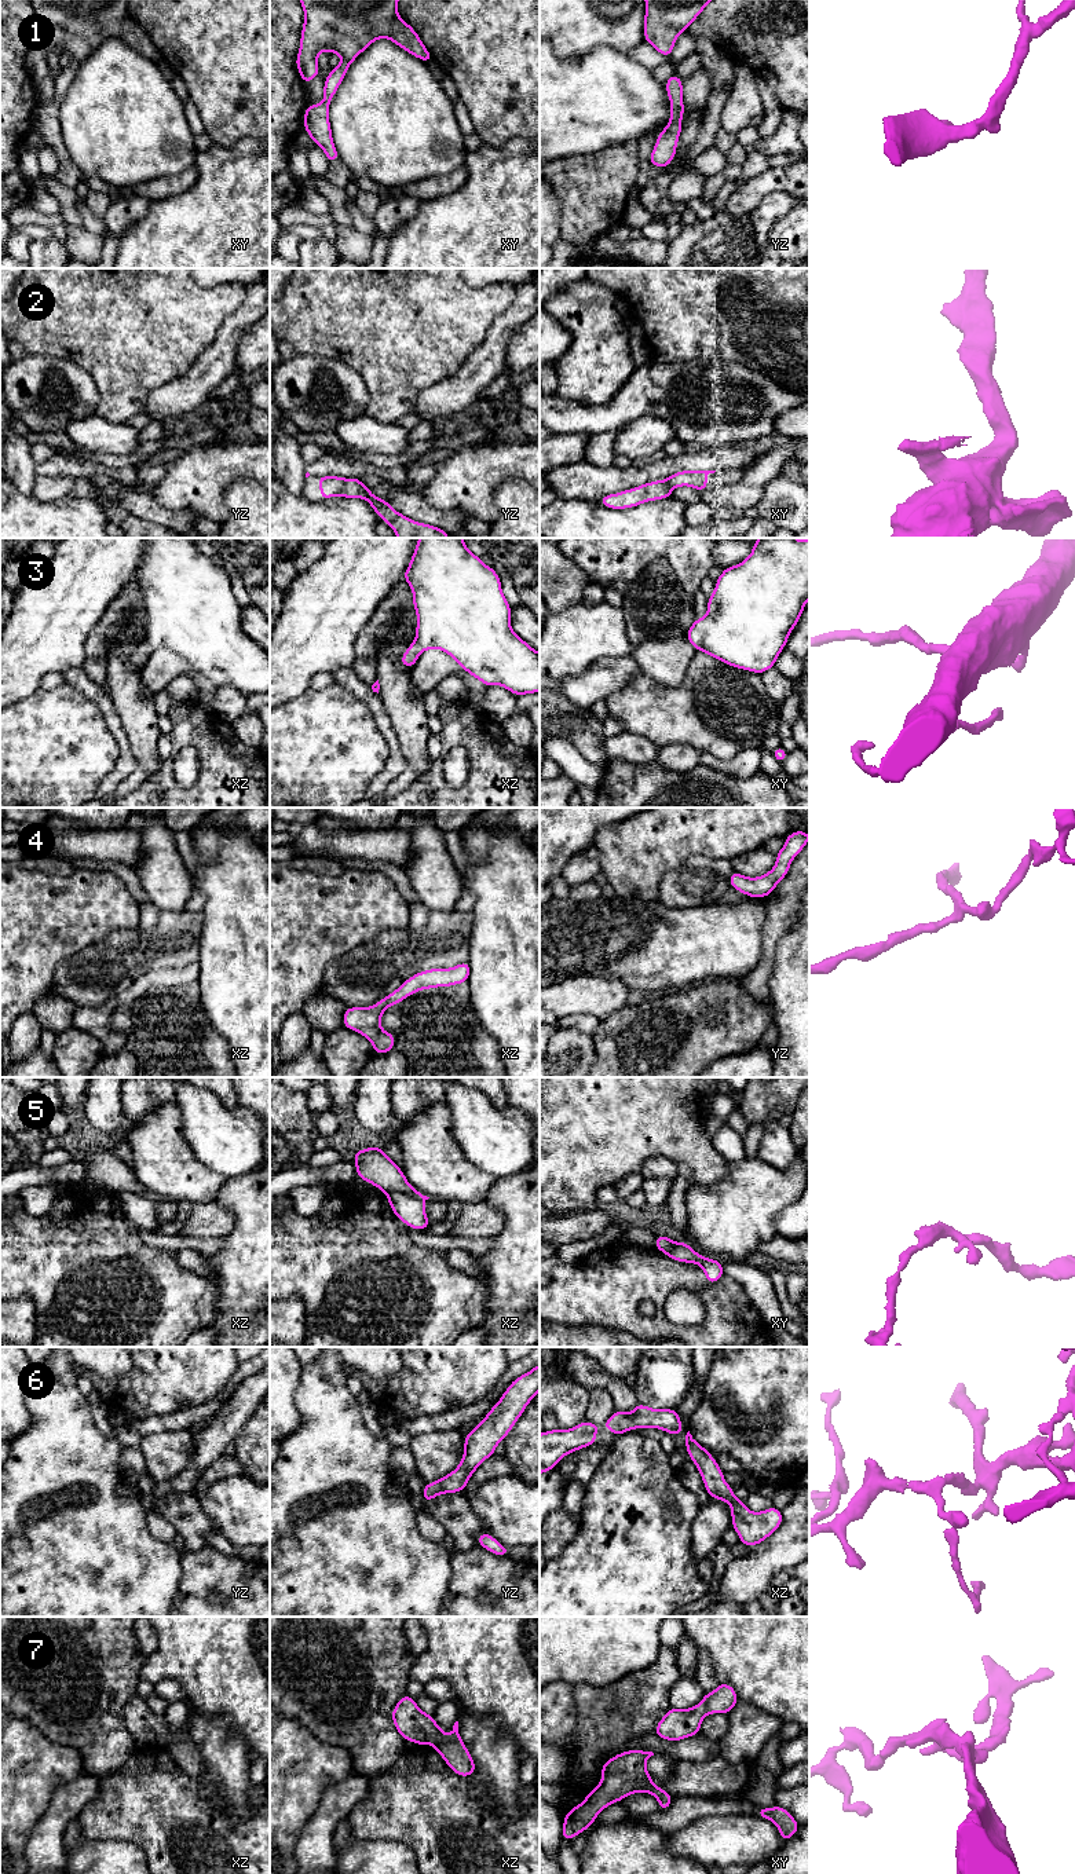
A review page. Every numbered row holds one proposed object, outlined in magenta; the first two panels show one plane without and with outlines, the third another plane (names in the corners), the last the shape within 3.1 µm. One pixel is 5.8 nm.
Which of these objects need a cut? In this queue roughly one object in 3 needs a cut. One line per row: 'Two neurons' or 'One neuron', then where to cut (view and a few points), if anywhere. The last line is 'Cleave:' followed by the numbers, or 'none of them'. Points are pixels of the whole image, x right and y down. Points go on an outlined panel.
1: One neuron. No split
2: Two neurons. Split along yz (347, 479), (339, 494)
3: One neuron. No split
4: One neuron. No split
5: Two neurons. Split along xz (386, 1190), (403, 1192), (419, 1196), (423, 1200)
6: One neuron. No split
7: One neuron. No split
Cleave: 2, 5

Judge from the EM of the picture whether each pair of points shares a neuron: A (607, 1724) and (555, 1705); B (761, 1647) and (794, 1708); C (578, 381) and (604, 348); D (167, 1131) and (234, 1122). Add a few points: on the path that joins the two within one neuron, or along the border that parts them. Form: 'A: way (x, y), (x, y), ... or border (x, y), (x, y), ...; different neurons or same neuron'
A: border (571, 1686), (576, 1708), (574, 1745); different neurons
B: way (777, 1662), (794, 1680), (794, 1693); same neuron
C: way (587, 373), (598, 362), (599, 357); same neuron
D: border (175, 1102), (181, 1113), (182, 1134), (198, 1157); different neurons

